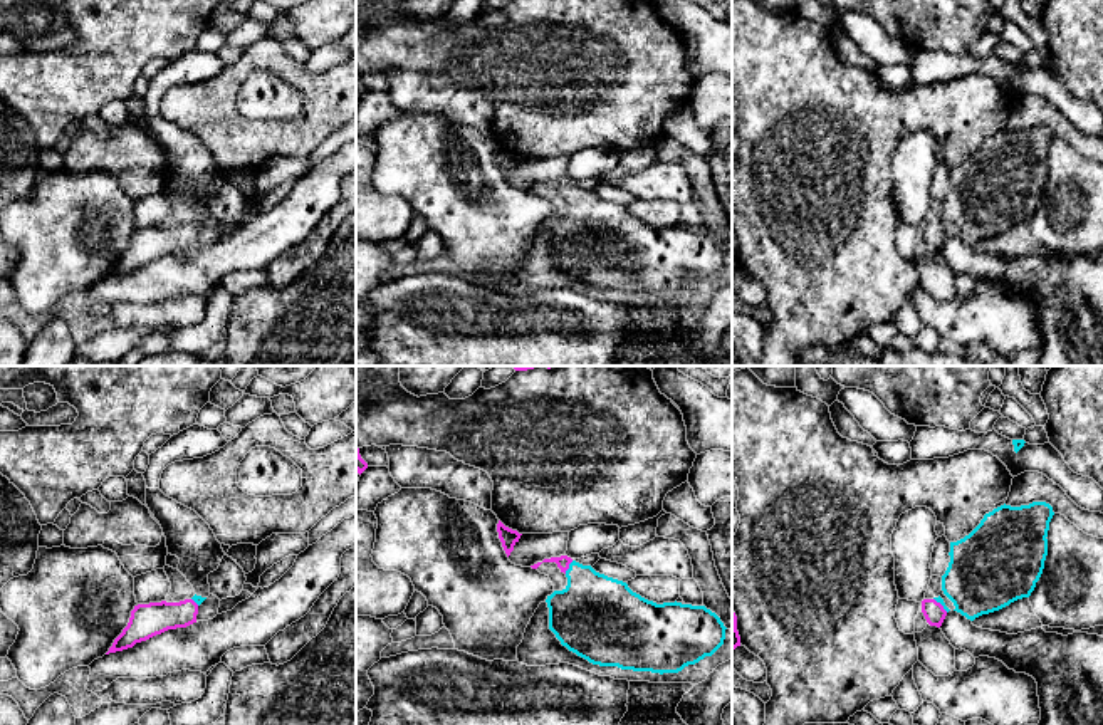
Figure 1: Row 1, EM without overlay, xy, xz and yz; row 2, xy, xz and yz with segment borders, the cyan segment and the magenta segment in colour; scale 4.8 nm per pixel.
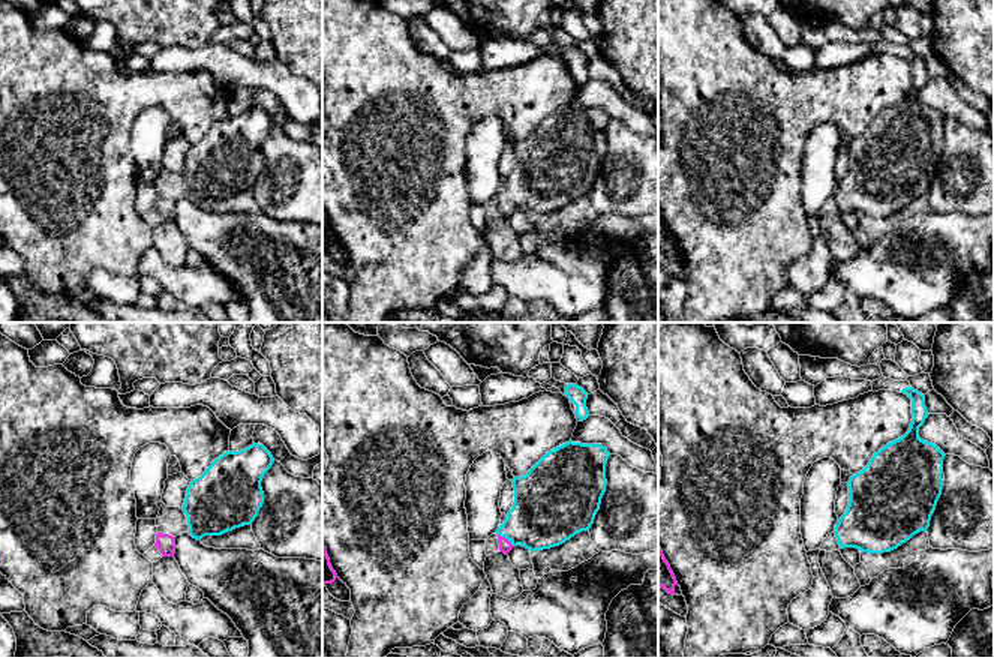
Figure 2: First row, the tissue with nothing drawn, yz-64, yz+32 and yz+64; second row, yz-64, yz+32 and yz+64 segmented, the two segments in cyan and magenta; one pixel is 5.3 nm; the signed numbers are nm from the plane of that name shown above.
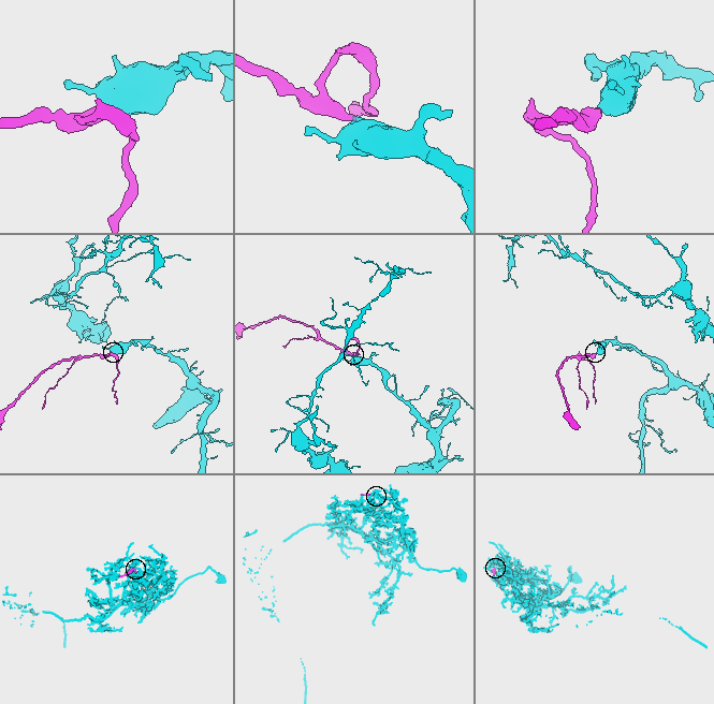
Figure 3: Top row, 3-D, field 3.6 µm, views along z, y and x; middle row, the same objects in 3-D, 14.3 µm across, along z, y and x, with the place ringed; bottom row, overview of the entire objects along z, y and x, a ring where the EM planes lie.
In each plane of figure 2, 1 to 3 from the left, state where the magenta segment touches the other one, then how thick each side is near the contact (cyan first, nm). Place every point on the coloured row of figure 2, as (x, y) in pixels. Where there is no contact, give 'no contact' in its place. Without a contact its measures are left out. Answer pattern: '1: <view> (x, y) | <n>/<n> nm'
1: no contact
2: yz+32 (505, 537) | 360/70 nm
3: no contact

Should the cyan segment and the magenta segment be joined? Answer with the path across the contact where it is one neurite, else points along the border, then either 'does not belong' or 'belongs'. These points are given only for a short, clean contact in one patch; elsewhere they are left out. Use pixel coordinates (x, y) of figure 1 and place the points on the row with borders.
way xz (595, 613), (583, 581), (569, 568), (563, 563); belongs

